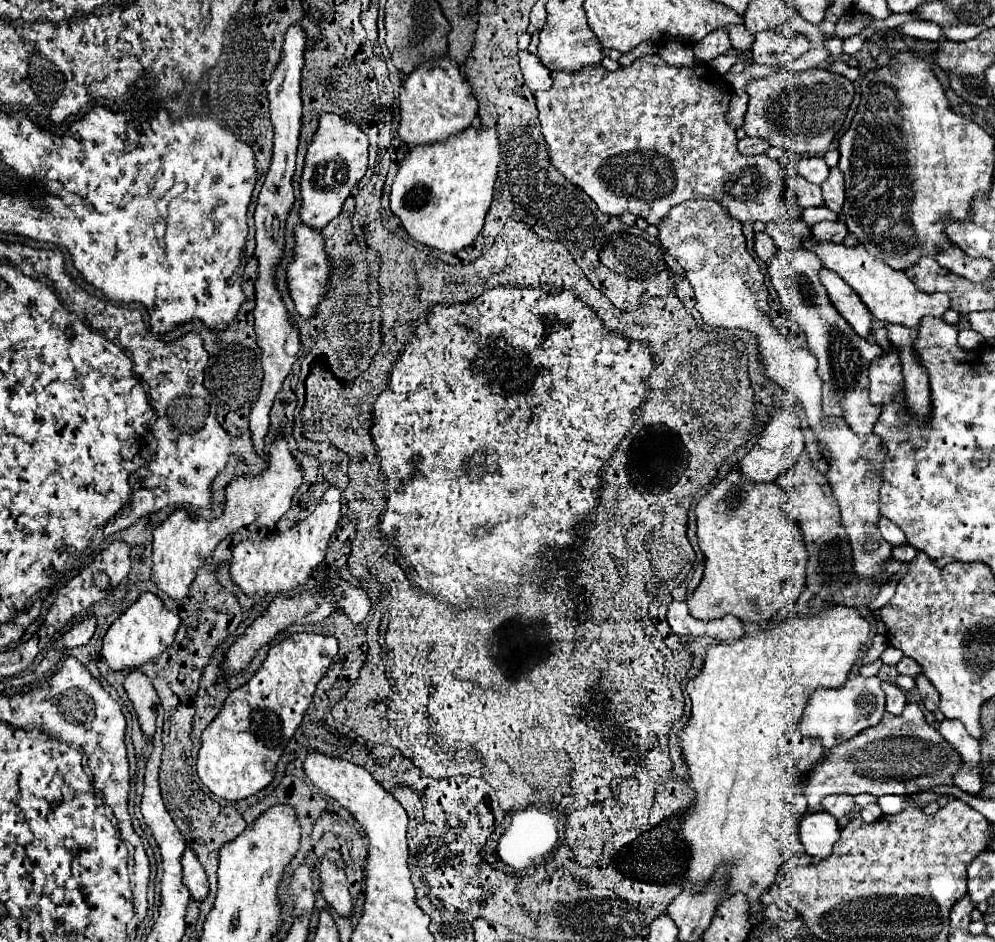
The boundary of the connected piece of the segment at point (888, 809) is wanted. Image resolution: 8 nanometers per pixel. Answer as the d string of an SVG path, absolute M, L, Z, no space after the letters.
M895 795L879 797L879 799L877 799L877 803L879 803L879 807L881 807L881 811L883 811L885 815L899 813L899 811L903 811L905 807L909 807L909 805L911 805L911 803L907 801L907 797L895 797Z

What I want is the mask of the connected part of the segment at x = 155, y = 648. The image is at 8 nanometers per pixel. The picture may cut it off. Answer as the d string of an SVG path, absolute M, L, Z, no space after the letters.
M141 593L139 599L121 613L121 617L109 627L107 635L103 637L103 659L113 671L139 669L147 661L153 661L157 655L161 655L173 643L179 623L179 615L171 613L157 595Z

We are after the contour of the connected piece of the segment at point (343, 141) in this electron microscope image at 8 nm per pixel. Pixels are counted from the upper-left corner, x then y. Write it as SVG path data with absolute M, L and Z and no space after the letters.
M325 113L319 119L319 129L307 149L305 169L301 175L303 205L299 215L305 225L321 231L341 213L345 199L351 195L351 189L363 179L367 171L367 147L367 135L355 123L345 121L333 113Z

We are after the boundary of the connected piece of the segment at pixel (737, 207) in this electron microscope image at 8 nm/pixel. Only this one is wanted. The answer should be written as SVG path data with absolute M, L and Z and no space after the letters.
M643 55L617 71L589 65L579 73L551 73L551 89L535 91L535 99L553 165L583 189L601 213L623 215L629 211L651 225L659 225L671 207L687 199L713 199L741 223L781 221L787 213L801 217L801 207L787 209L783 203L785 181L781 165L765 155L747 157L737 151L735 129L725 119L731 101L731 89L725 79L707 67L697 67L703 71L693 69L671 67L659 55Z

